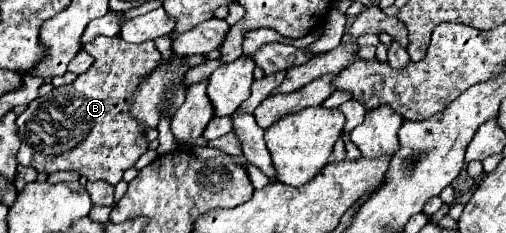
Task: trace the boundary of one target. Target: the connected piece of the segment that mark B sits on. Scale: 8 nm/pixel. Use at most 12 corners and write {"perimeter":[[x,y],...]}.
{"perimeter":[[154,42],[84,44],[92,68],[18,116],[18,162],[116,186],[148,150],[130,100]]}

